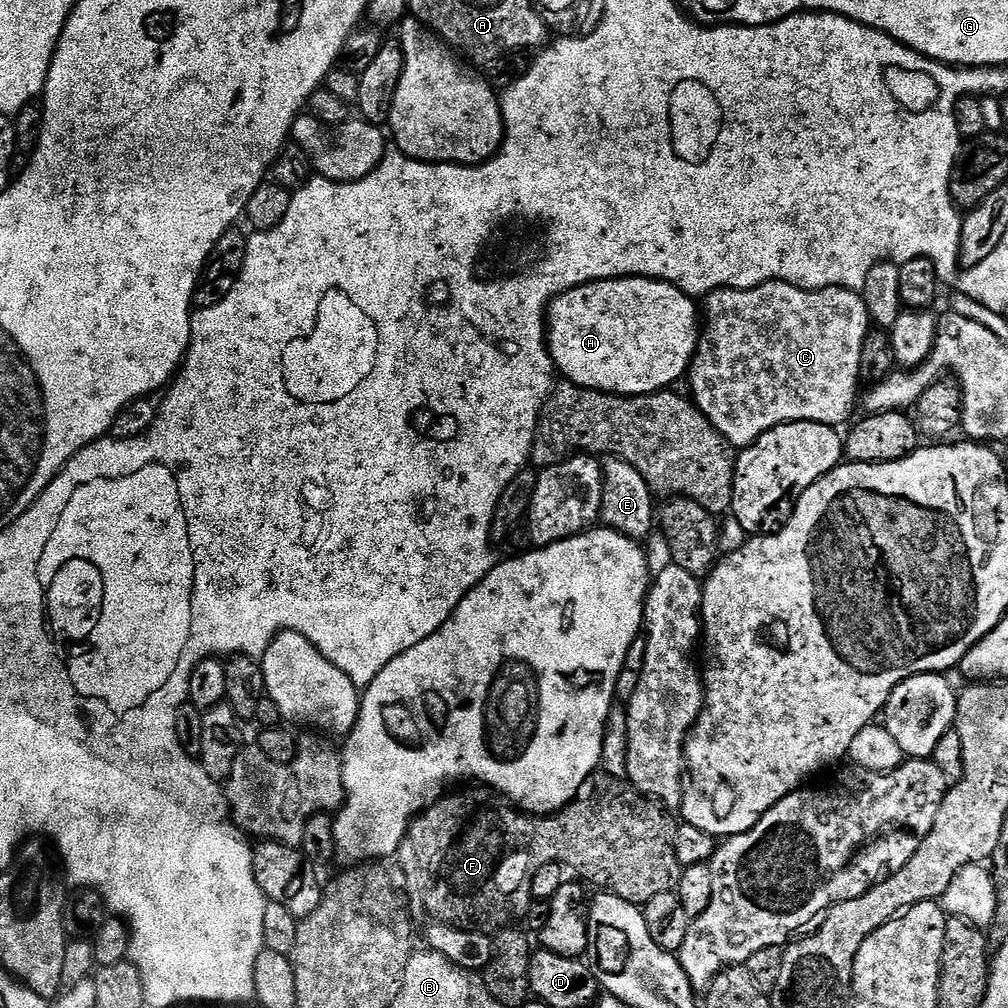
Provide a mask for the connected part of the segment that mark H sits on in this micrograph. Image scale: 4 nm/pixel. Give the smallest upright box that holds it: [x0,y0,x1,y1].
[546,276,702,396]

